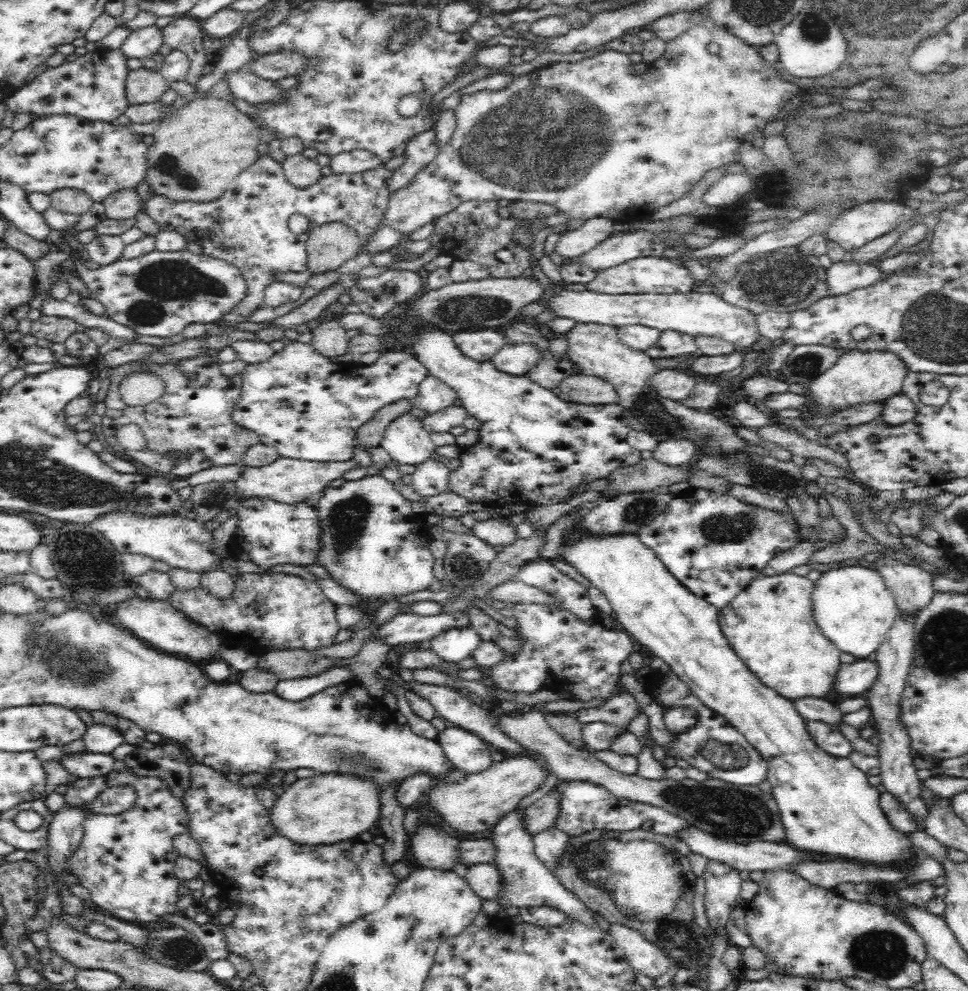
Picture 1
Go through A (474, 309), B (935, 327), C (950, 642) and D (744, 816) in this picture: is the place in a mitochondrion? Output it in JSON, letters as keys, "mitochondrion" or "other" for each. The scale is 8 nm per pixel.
{"A":"mitochondrion","B":"mitochondrion","C":"mitochondrion","D":"mitochondrion"}

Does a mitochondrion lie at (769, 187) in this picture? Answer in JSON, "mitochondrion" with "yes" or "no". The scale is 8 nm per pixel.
{"mitochondrion":"no"}

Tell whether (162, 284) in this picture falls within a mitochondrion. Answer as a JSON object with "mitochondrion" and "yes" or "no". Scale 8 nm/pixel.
{"mitochondrion":"yes"}

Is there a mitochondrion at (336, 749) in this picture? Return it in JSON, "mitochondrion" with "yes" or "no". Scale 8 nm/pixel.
{"mitochondrion":"yes"}

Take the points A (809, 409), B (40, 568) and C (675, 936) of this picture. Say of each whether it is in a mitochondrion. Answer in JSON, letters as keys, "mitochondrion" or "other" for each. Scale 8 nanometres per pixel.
{"A":"other","B":"other","C":"mitochondrion"}

